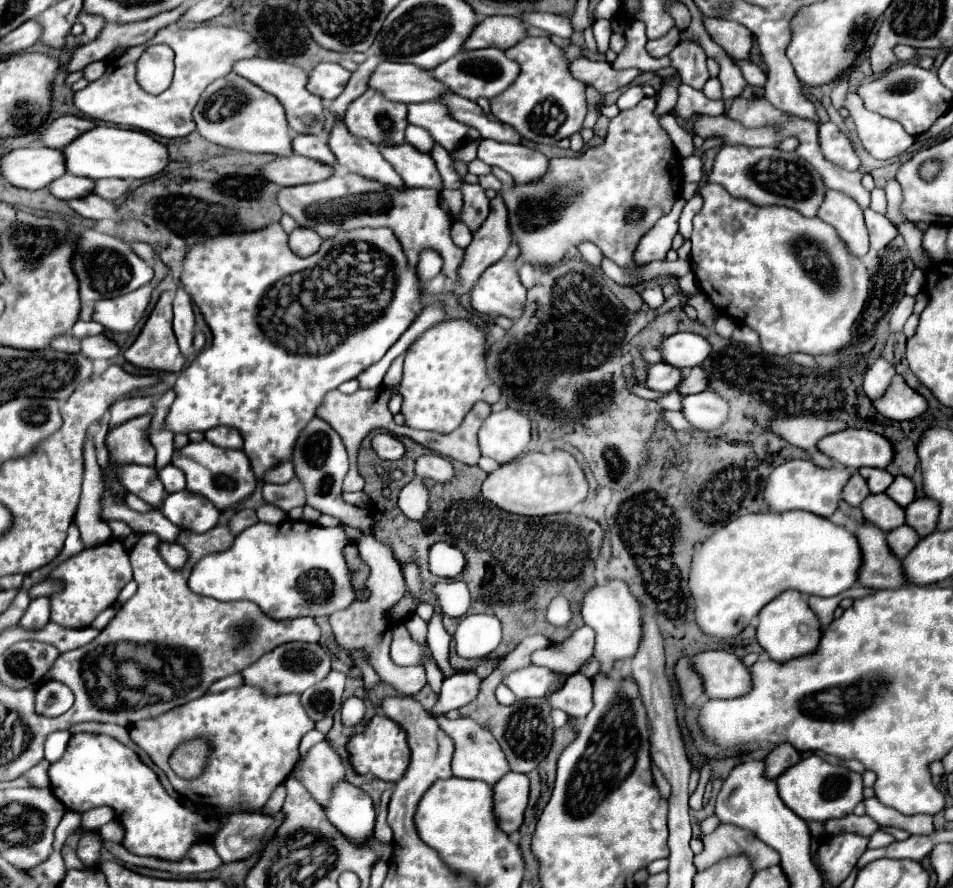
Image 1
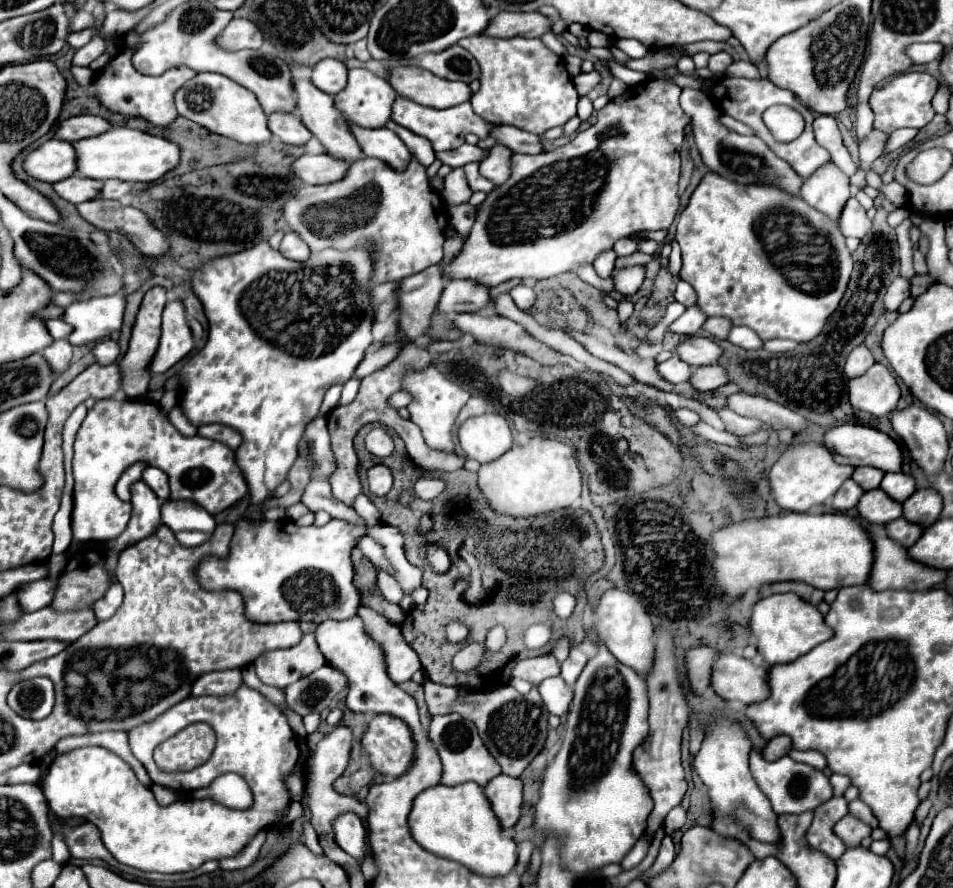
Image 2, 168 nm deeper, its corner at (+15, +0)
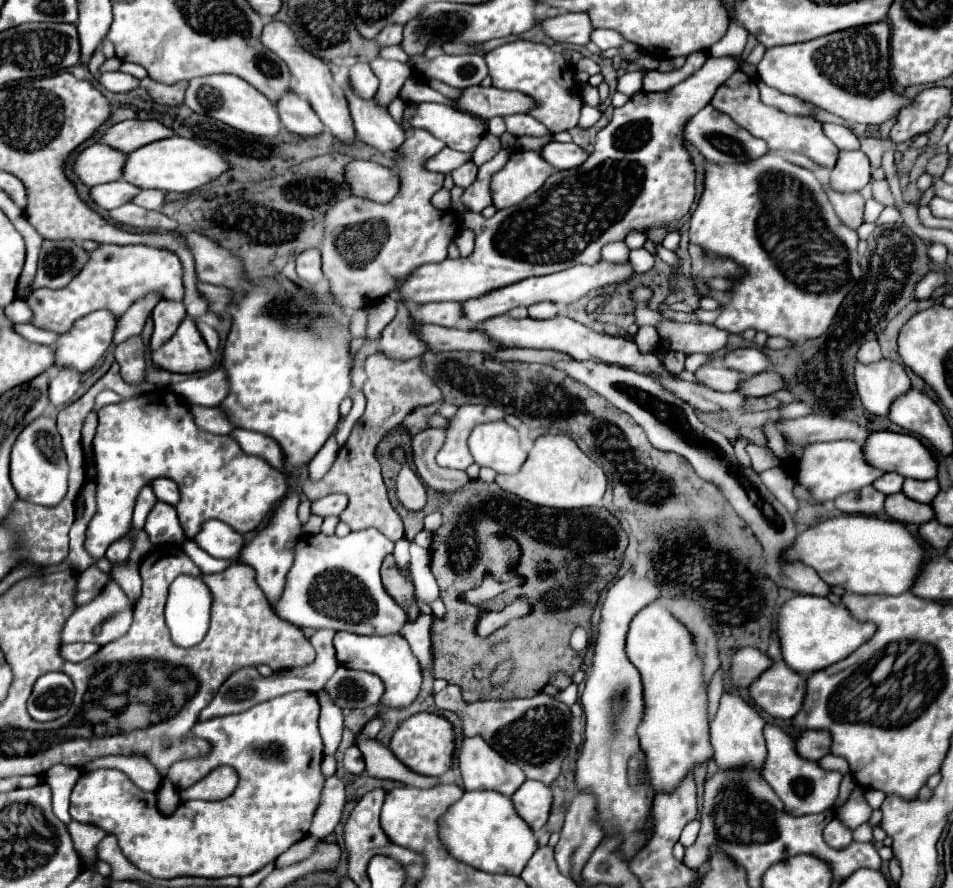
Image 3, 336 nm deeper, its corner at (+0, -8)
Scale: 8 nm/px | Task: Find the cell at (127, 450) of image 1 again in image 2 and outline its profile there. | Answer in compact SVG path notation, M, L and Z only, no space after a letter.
M101 399L87 411L75 439L71 547L87 541L111 541L125 531L131 517L131 505L115 495L115 483L127 467L139 461L167 473L173 501L195 501L211 515L229 509L249 491L233 449L199 435L183 437L159 405L149 399Z

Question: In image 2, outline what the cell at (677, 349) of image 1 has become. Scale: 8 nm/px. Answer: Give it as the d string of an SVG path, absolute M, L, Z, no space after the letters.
M689 337L675 351L679 359L683 359L693 367L713 365L721 359L721 347L713 339L705 339L705 337Z

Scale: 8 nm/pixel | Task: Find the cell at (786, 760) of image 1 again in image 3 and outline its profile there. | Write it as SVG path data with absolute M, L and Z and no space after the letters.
M804 731L796 741L796 751L808 761L818 761L828 753L830 735L826 731Z

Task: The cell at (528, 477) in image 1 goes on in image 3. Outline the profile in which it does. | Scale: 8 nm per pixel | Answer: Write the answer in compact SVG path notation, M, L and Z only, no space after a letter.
M542 435L536 439L522 469L514 475L498 475L496 483L524 501L554 509L580 509L600 505L606 491L604 471L572 439L564 435Z

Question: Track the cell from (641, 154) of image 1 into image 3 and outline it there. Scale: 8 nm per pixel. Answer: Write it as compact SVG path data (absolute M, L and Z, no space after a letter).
M722 57L708 59L702 69L692 77L678 83L670 91L660 93L634 93L630 101L614 109L612 121L598 131L594 151L588 159L574 169L552 173L542 189L526 197L522 203L508 209L500 209L494 217L486 219L480 213L464 213L464 227L476 231L476 249L470 257L460 261L442 261L416 269L404 285L398 289L398 297L404 303L430 303L430 301L468 301L478 299L500 287L518 283L534 275L550 275L570 269L574 265L596 265L602 259L602 247L612 241L624 241L630 231L648 231L650 227L662 227L678 223L688 215L696 197L696 167L686 149L684 127L706 103L710 103L716 89L736 71L738 59Z

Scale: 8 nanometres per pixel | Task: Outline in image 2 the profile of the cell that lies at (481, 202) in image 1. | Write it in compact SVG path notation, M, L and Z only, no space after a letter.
M461 167L453 169L447 177L445 177L445 187L441 191L443 199L447 201L447 205L459 205L459 203L467 203L471 197L471 189L467 185L465 173Z

